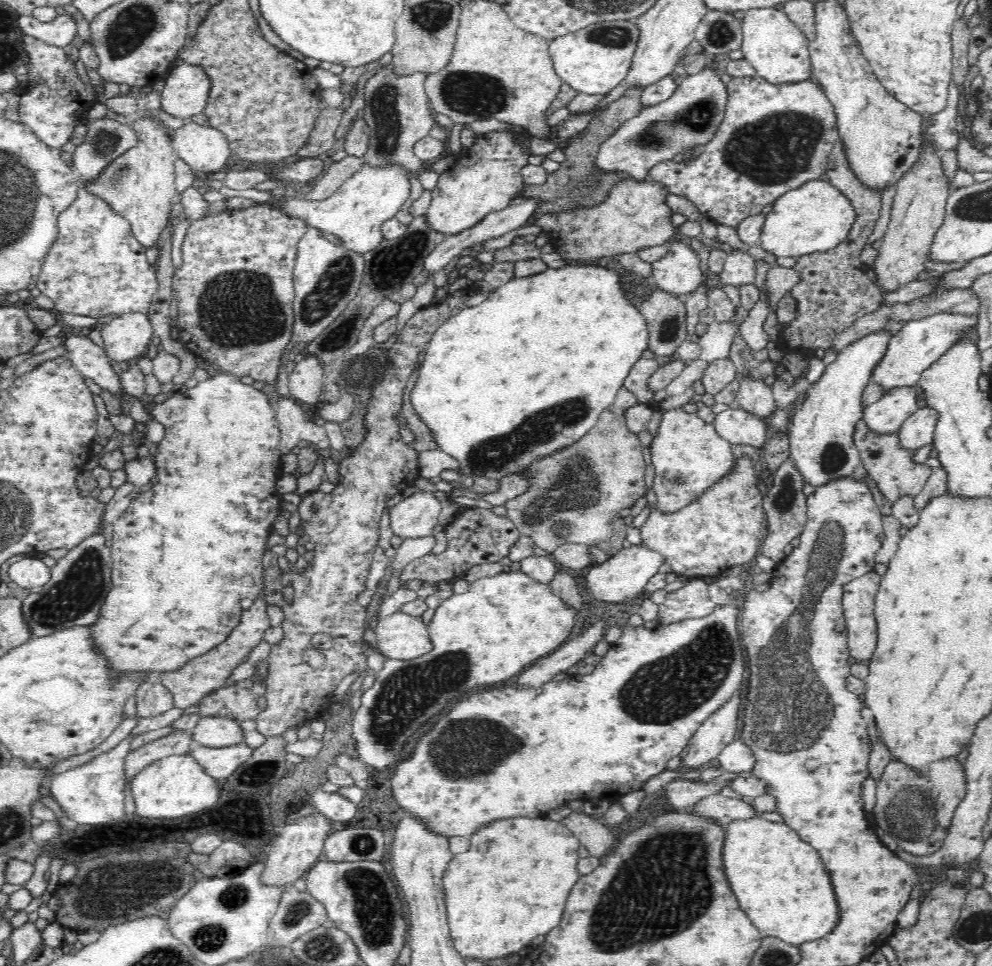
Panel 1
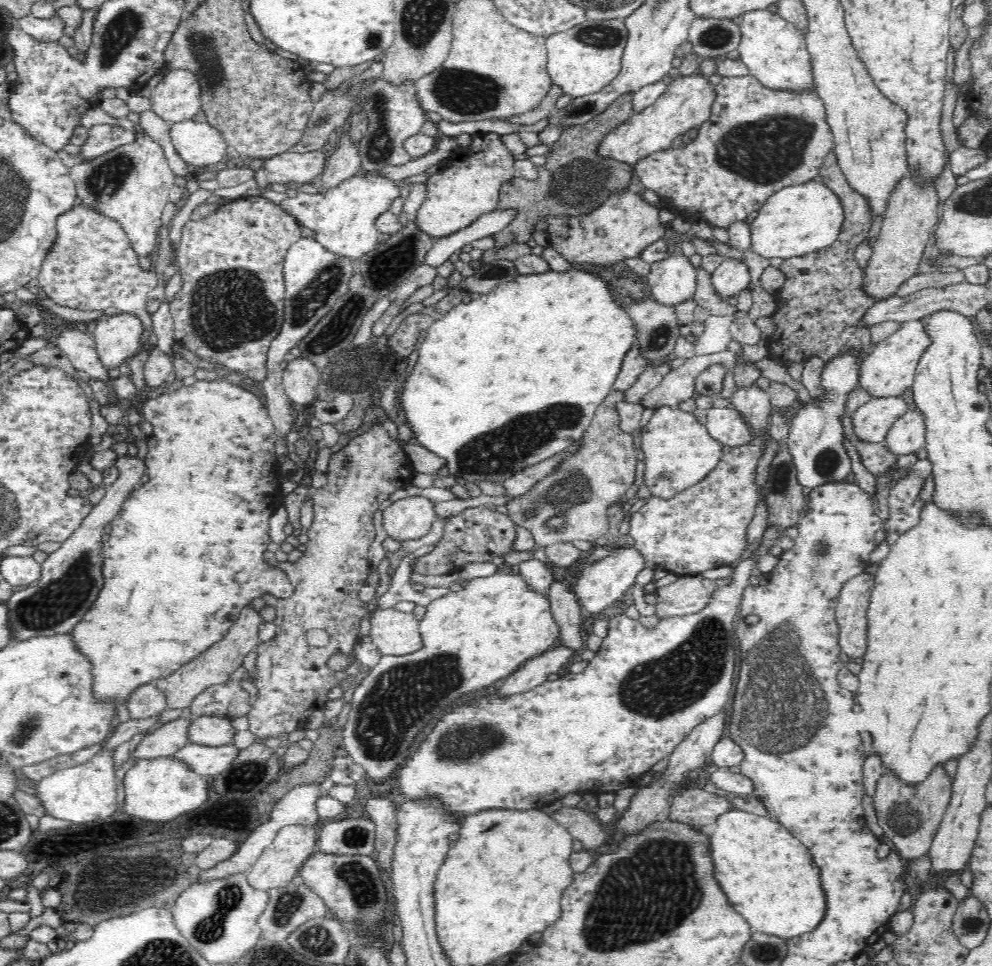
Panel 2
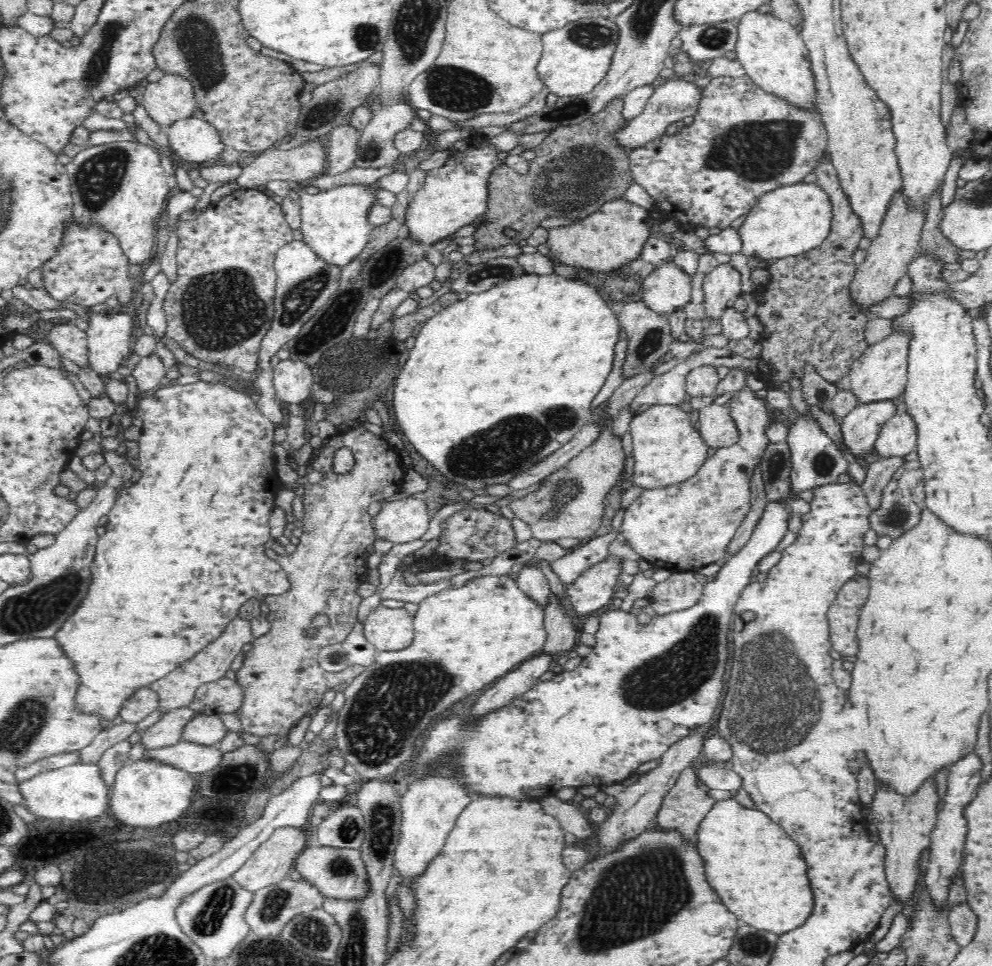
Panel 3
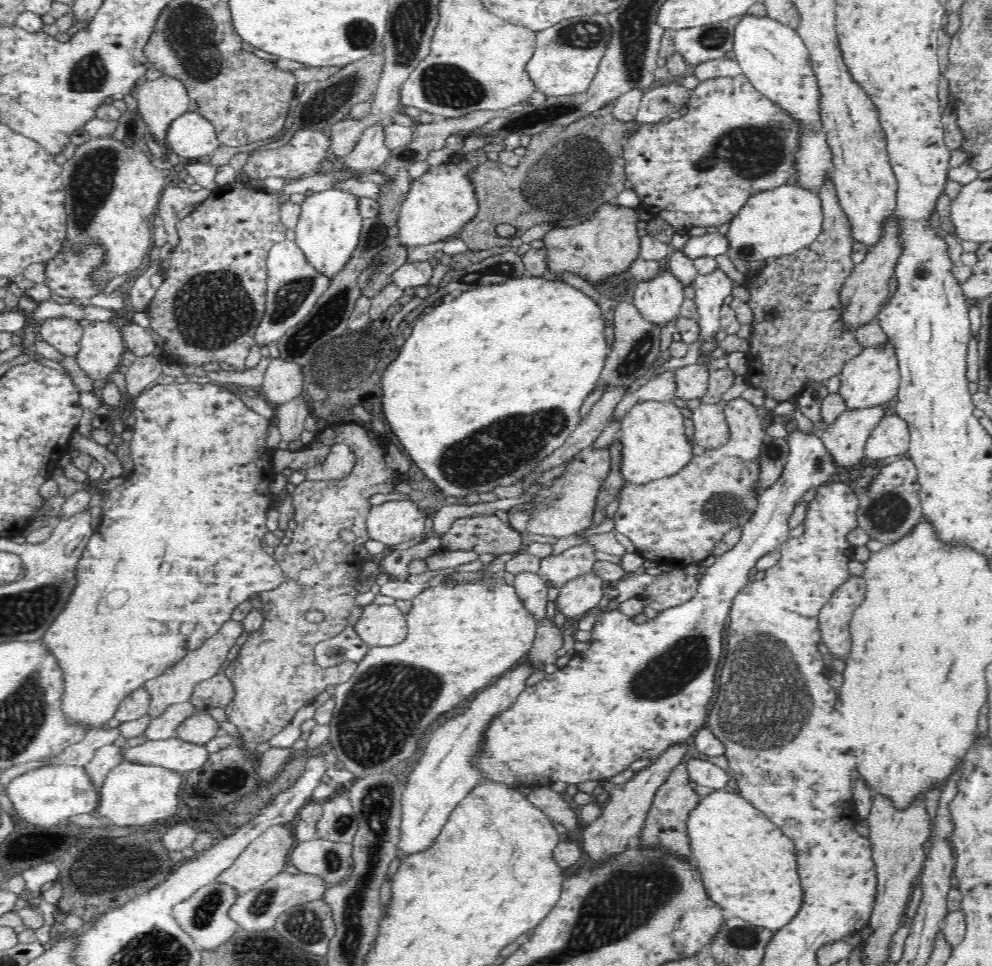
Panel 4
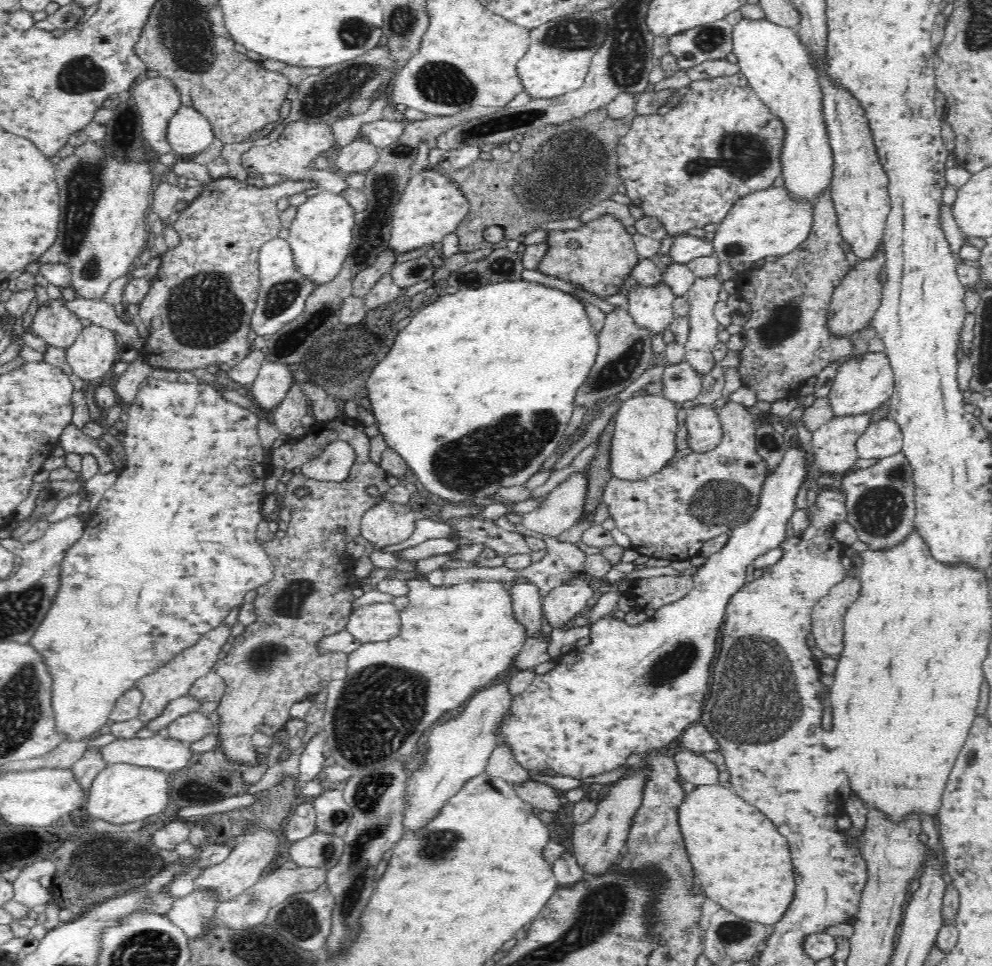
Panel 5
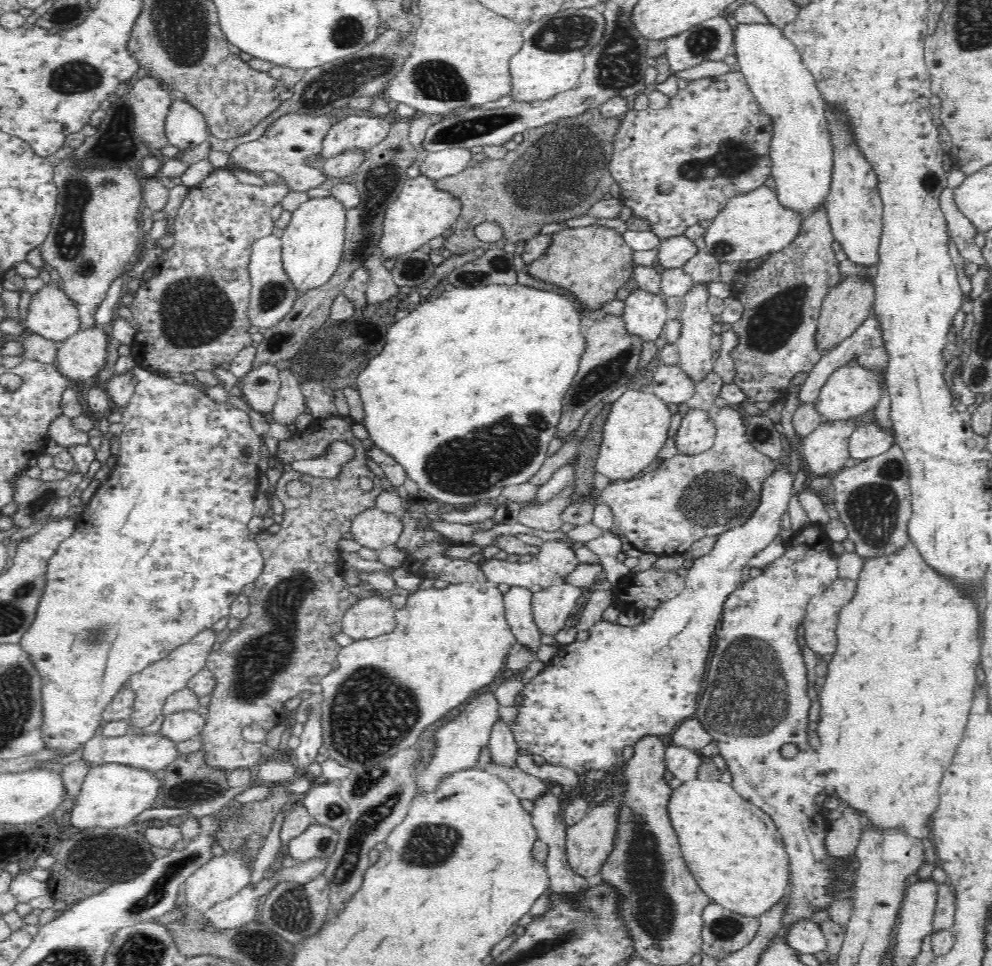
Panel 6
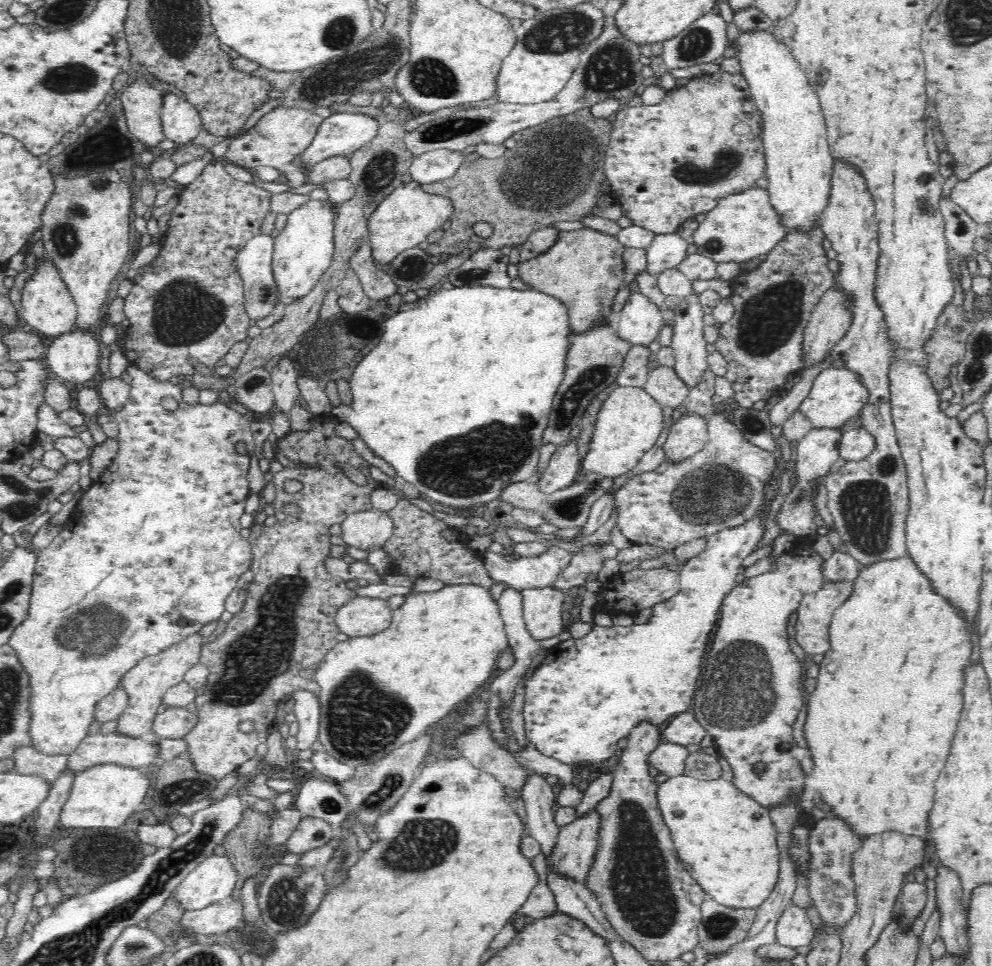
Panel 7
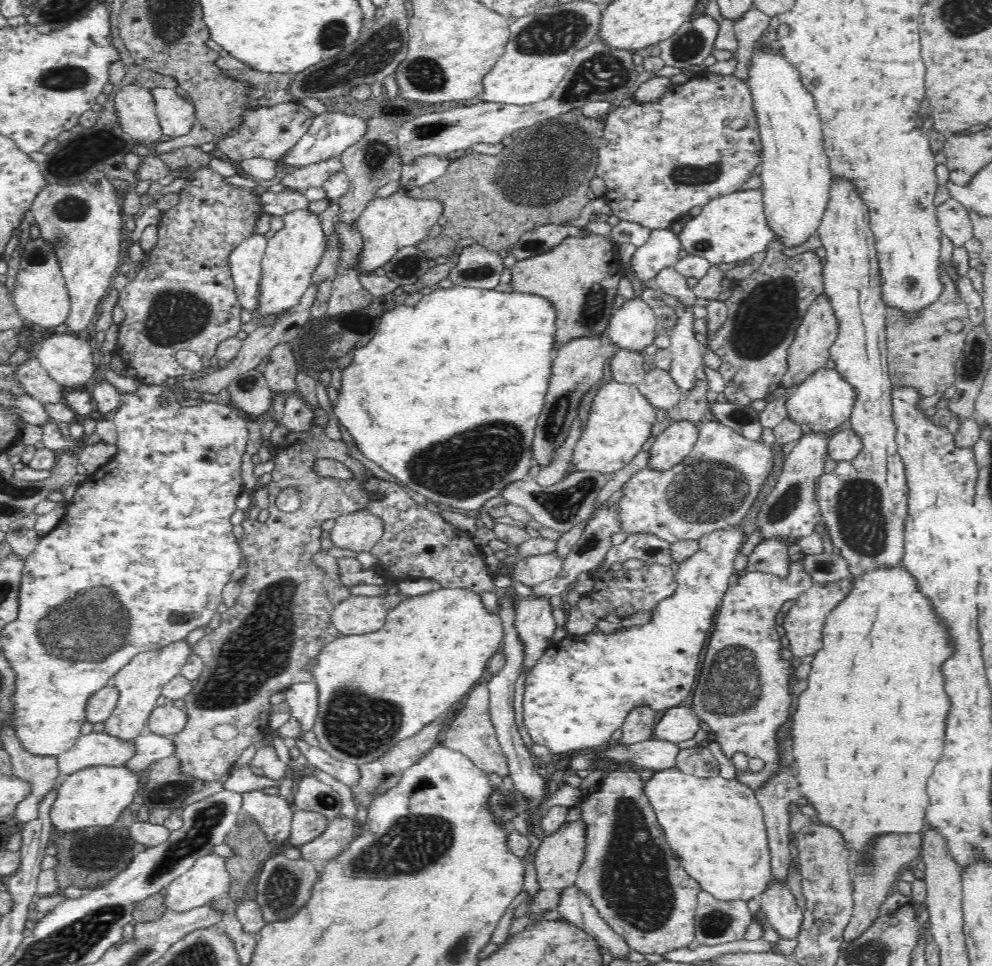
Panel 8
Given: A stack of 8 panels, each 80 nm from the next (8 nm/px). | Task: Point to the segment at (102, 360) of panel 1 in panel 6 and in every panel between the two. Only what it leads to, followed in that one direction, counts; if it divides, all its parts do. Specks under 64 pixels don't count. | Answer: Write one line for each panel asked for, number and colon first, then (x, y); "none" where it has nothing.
2: (78, 347)
3: (65, 337)
4: (63, 333)
5: (54, 322)
6: (51, 313)

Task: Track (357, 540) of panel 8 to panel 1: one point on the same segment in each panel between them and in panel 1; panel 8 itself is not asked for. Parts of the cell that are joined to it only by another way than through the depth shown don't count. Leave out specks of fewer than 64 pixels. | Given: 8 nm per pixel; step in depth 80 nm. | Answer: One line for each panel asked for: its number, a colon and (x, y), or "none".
1: (416, 516)
2: (410, 518)
3: (405, 520)
4: (393, 522)
5: (387, 523)
6: (373, 528)
7: (366, 530)

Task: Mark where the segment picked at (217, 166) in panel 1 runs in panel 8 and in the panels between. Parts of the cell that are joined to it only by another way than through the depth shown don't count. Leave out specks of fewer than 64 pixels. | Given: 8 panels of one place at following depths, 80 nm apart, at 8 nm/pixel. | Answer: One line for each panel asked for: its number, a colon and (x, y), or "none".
2: (199, 144)
3: (195, 140)
4: (191, 136)
5: (188, 131)
6: (185, 127)
7: (181, 123)
8: (176, 116)

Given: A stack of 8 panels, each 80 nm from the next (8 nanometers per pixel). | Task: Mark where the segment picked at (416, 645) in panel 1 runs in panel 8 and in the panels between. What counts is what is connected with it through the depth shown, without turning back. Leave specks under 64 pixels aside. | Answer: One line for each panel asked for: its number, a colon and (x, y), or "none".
2: (392, 631)
3: (386, 628)
4: (385, 624)
5: (377, 621)
6: (367, 617)
7: (362, 616)
8: (355, 614)

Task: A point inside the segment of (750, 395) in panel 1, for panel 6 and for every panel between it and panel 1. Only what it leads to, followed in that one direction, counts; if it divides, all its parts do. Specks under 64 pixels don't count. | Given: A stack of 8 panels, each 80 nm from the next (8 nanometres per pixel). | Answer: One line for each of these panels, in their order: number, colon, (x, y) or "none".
2: (703, 526)
3: (687, 525)
4: (675, 520)
5: (669, 514)
6: (663, 511)

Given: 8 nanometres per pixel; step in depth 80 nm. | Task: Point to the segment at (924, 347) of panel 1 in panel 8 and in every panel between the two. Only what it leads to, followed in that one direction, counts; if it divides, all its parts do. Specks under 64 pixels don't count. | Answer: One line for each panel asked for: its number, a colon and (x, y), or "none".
2: (887, 369)
3: (879, 373)
4: (871, 378)
5: (864, 383)
6: (849, 391)
7: (835, 395)
8: (821, 402)

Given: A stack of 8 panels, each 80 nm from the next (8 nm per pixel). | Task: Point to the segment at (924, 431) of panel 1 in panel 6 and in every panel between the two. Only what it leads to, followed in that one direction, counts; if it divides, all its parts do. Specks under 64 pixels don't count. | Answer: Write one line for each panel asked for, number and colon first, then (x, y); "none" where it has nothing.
2: (905, 436)
3: (897, 437)
4: (889, 437)
5: (882, 438)
6: (866, 441)

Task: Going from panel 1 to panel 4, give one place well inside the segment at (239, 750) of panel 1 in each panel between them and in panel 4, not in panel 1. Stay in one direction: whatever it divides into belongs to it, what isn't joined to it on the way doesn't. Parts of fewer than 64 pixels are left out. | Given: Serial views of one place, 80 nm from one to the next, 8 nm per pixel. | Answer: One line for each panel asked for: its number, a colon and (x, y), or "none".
2: (204, 760)
3: (193, 758)
4: (174, 754)

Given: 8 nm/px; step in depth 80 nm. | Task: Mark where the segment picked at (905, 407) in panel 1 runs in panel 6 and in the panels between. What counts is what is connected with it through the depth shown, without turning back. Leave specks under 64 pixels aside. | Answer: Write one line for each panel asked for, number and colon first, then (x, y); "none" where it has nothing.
2: (870, 422)
3: (859, 428)
4: (843, 440)
5: (833, 449)
6: (825, 449)

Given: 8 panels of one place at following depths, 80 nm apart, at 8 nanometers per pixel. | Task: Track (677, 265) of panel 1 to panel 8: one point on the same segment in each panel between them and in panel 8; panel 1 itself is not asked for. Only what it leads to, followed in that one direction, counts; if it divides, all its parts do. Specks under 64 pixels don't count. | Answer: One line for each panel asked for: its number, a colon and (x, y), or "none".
2: (672, 281)
3: (667, 289)
4: (658, 301)
5: (650, 309)
6: (644, 315)
7: (639, 323)
8: (632, 327)

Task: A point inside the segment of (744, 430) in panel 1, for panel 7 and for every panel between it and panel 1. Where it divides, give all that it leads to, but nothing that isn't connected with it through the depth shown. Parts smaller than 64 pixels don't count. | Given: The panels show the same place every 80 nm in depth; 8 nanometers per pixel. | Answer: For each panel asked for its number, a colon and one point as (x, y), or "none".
2: (724, 425)
3: (717, 430)
4: (710, 431)
5: (703, 431)
6: (695, 434)
7: (688, 434)

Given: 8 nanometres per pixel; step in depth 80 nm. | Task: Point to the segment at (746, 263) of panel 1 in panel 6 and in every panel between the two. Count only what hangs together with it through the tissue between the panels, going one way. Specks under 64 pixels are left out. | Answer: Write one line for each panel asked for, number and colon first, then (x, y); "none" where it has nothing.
2: (731, 277)
3: (722, 284)
4: (709, 291)
5: (703, 327)
6: (695, 355)

